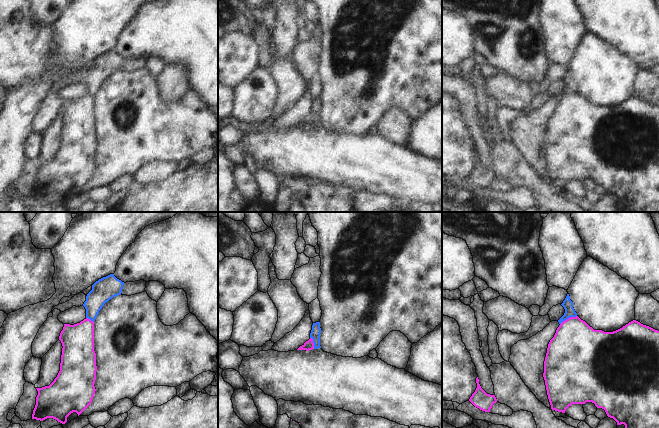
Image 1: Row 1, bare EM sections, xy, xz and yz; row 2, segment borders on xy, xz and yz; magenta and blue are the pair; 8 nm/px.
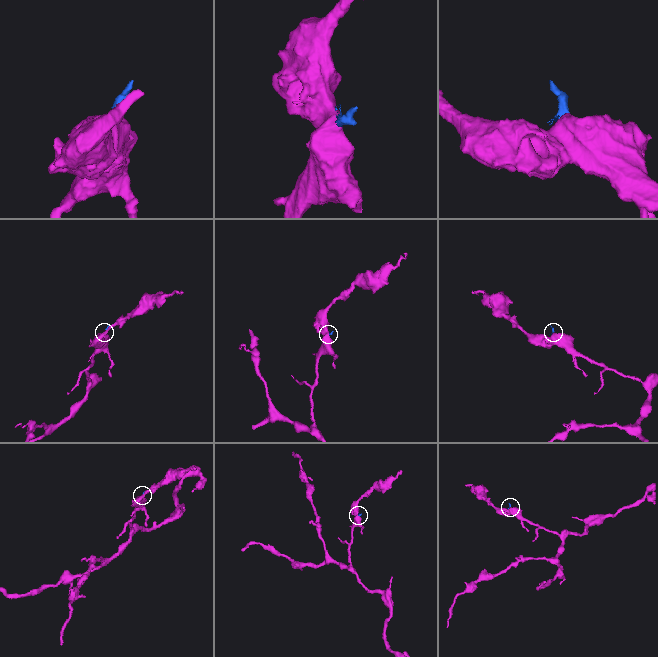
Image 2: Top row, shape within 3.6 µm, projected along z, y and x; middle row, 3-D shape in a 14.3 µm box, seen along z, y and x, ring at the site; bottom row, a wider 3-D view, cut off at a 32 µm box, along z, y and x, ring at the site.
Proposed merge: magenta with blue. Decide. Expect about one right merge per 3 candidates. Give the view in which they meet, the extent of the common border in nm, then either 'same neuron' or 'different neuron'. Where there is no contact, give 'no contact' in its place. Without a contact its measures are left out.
contact in yz; length 170 nm; different neuron

